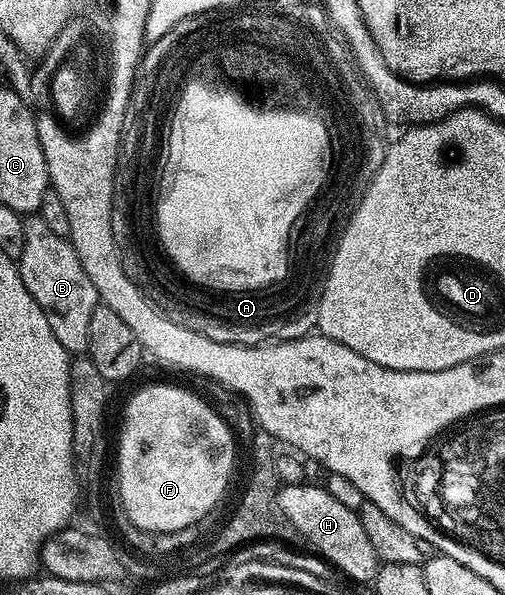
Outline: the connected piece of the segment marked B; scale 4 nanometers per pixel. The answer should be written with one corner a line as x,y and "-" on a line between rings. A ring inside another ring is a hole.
38,216
24,217
25,248
21,248
21,256
17,260
19,275
29,288
29,296
41,304
41,312
45,312
45,320
49,320
49,328
53,328
53,336
72,356
87,354
89,344
89,320
93,320
93,312
101,303
97,288
93,288
93,280
85,276
85,268
81,268
81,260
77,260
77,252
71,247
68,239
57,236

